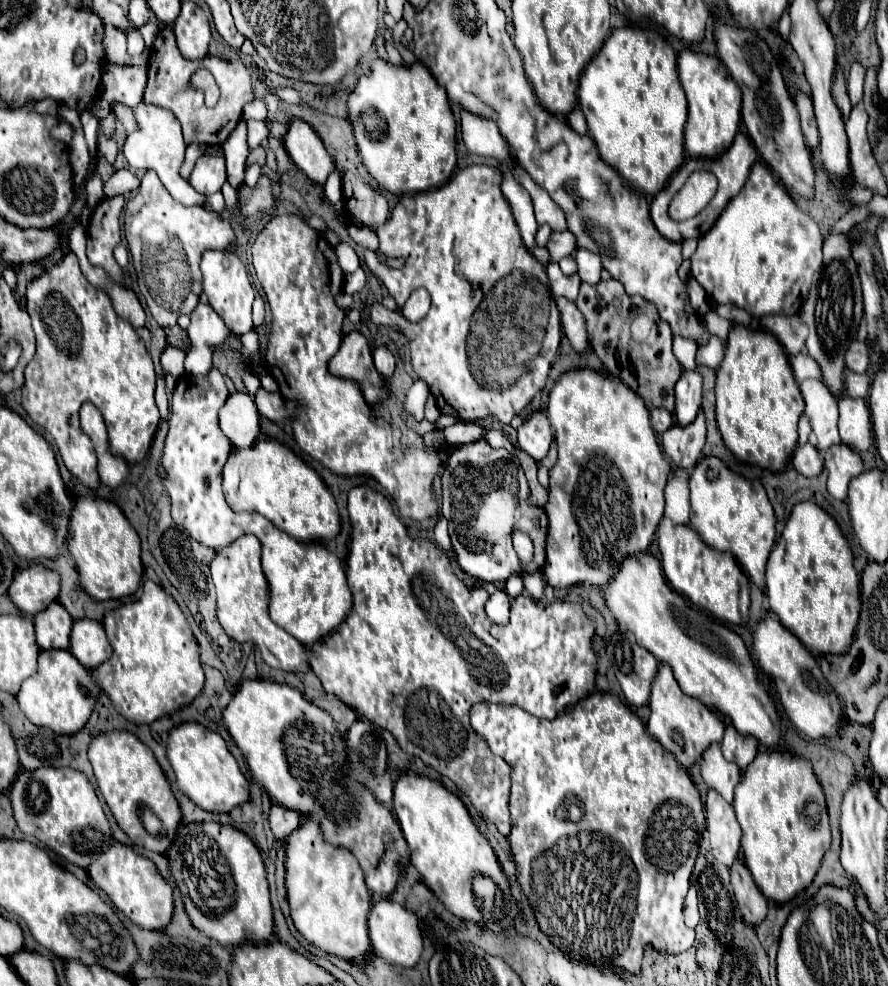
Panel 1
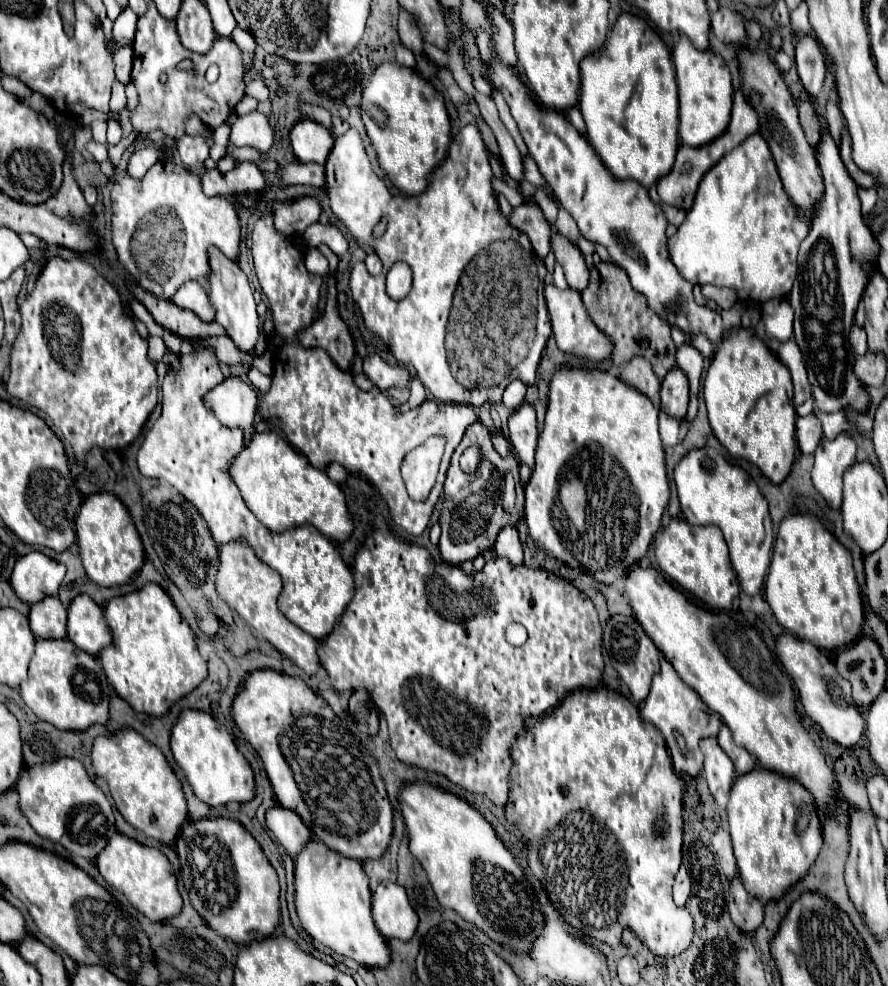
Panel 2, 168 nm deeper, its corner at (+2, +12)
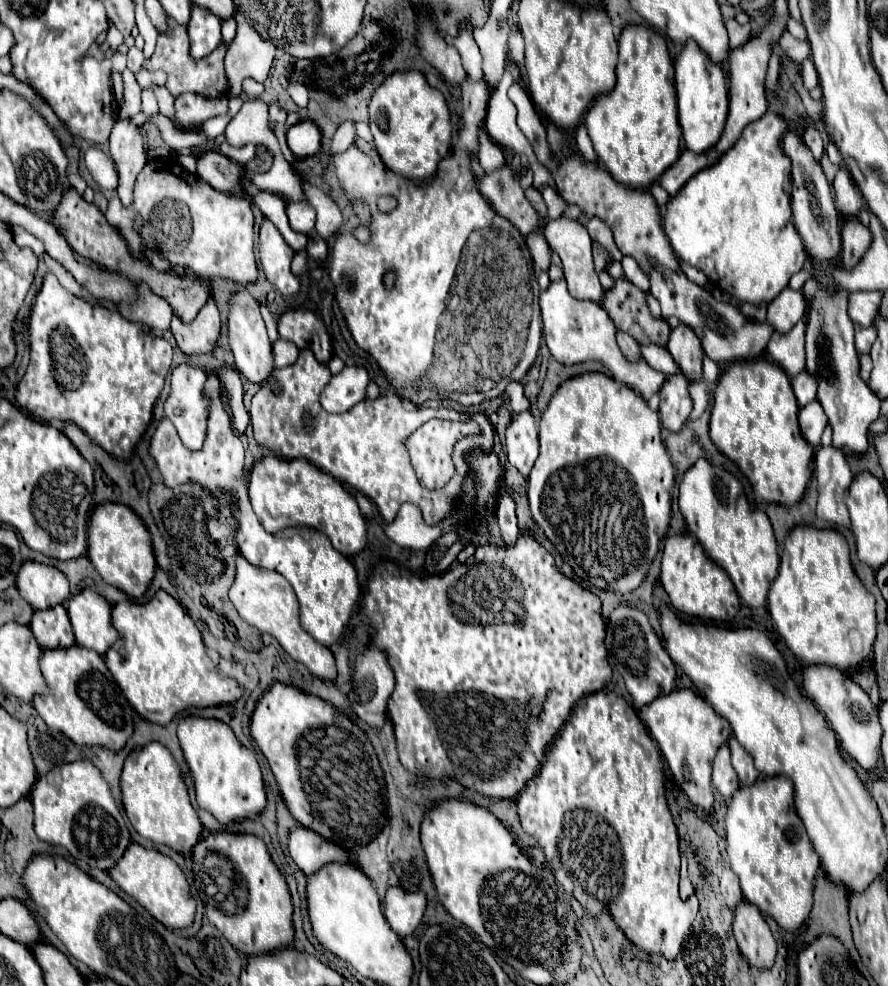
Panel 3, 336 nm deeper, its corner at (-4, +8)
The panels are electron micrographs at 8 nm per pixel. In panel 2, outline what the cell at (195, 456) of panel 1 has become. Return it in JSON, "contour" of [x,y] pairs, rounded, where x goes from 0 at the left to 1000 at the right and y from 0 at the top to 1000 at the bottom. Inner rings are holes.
{"contour":[[[224,357],[224,359],[217,359],[217,361],[204,361],[202,365],[204,365],[204,373],[202,375],[188,375],[188,379],[184,383],[184,389],[181,389],[184,418],[181,418],[179,426],[175,428],[175,432],[170,434],[170,438],[163,442],[163,448],[161,448],[161,452],[154,460],[154,471],[157,471],[159,481],[168,483],[168,485],[186,487],[206,505],[211,505],[211,509],[215,509],[224,517],[229,527],[233,529],[233,535],[235,535],[235,540],[238,540],[238,544],[242,546],[244,552],[253,552],[253,550],[260,550],[260,548],[267,548],[267,546],[278,548],[285,554],[287,562],[301,574],[312,578],[319,586],[319,598],[314,602],[314,619],[334,637],[339,637],[341,641],[350,643],[357,649],[364,649],[375,639],[377,629],[386,623],[386,619],[391,617],[391,613],[400,604],[398,582],[395,582],[393,574],[386,570],[386,566],[382,564],[377,554],[368,548],[368,544],[364,544],[352,533],[337,533],[337,535],[321,538],[321,540],[305,540],[305,538],[301,538],[301,533],[296,533],[287,525],[287,521],[278,515],[276,507],[271,505],[269,495],[256,483],[258,467],[262,462],[267,462],[274,454],[274,440],[265,434],[260,436],[260,434],[251,432],[229,412],[229,402],[253,385],[249,375],[247,375],[247,367],[235,357]]]}

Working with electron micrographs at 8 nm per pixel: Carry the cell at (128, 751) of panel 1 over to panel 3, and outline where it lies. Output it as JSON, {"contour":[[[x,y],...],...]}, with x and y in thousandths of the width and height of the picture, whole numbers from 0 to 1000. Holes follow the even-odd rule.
{"contour":[[[170,753],[145,765],[136,785],[136,805],[141,824],[161,850],[175,856],[186,856],[202,866],[215,866],[229,846],[229,836],[215,817],[204,781],[184,755]]]}

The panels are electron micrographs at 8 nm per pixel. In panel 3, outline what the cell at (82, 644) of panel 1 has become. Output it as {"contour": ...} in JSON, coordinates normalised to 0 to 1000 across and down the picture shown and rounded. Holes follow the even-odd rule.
{"contour":[[[93,598],[75,611],[75,623],[89,655],[118,663],[134,643],[125,633],[123,611],[105,598]]]}

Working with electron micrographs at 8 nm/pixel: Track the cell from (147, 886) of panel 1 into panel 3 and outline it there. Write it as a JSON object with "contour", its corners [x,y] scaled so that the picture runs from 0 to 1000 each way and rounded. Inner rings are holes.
{"contour":[[[148,854],[139,870],[123,882],[123,886],[141,907],[150,909],[172,931],[177,931],[190,943],[211,941],[217,937],[220,913],[215,911],[208,886],[190,868]]]}

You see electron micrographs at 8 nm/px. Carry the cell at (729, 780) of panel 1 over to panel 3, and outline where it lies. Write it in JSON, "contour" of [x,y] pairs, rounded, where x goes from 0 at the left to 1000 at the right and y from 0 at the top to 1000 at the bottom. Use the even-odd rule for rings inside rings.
{"contour":[[[819,755],[807,761],[807,767],[803,771],[803,797],[816,811],[823,811],[825,803],[832,799],[832,791],[823,777],[823,763]]]}

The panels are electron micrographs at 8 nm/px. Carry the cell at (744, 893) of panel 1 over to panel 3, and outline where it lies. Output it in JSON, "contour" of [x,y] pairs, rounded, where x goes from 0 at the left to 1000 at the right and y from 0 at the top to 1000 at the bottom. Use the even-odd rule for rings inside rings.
{"contour":[[[839,913],[828,923],[825,945],[830,959],[846,982],[864,984],[870,980],[875,968],[873,951],[857,925]]]}

